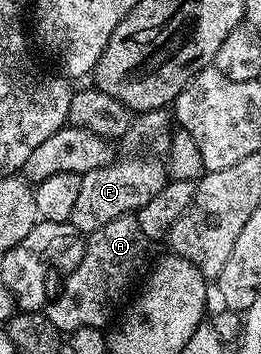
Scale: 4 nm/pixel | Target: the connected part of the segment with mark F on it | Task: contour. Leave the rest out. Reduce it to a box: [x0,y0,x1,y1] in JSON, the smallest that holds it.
[69,109,172,236]

